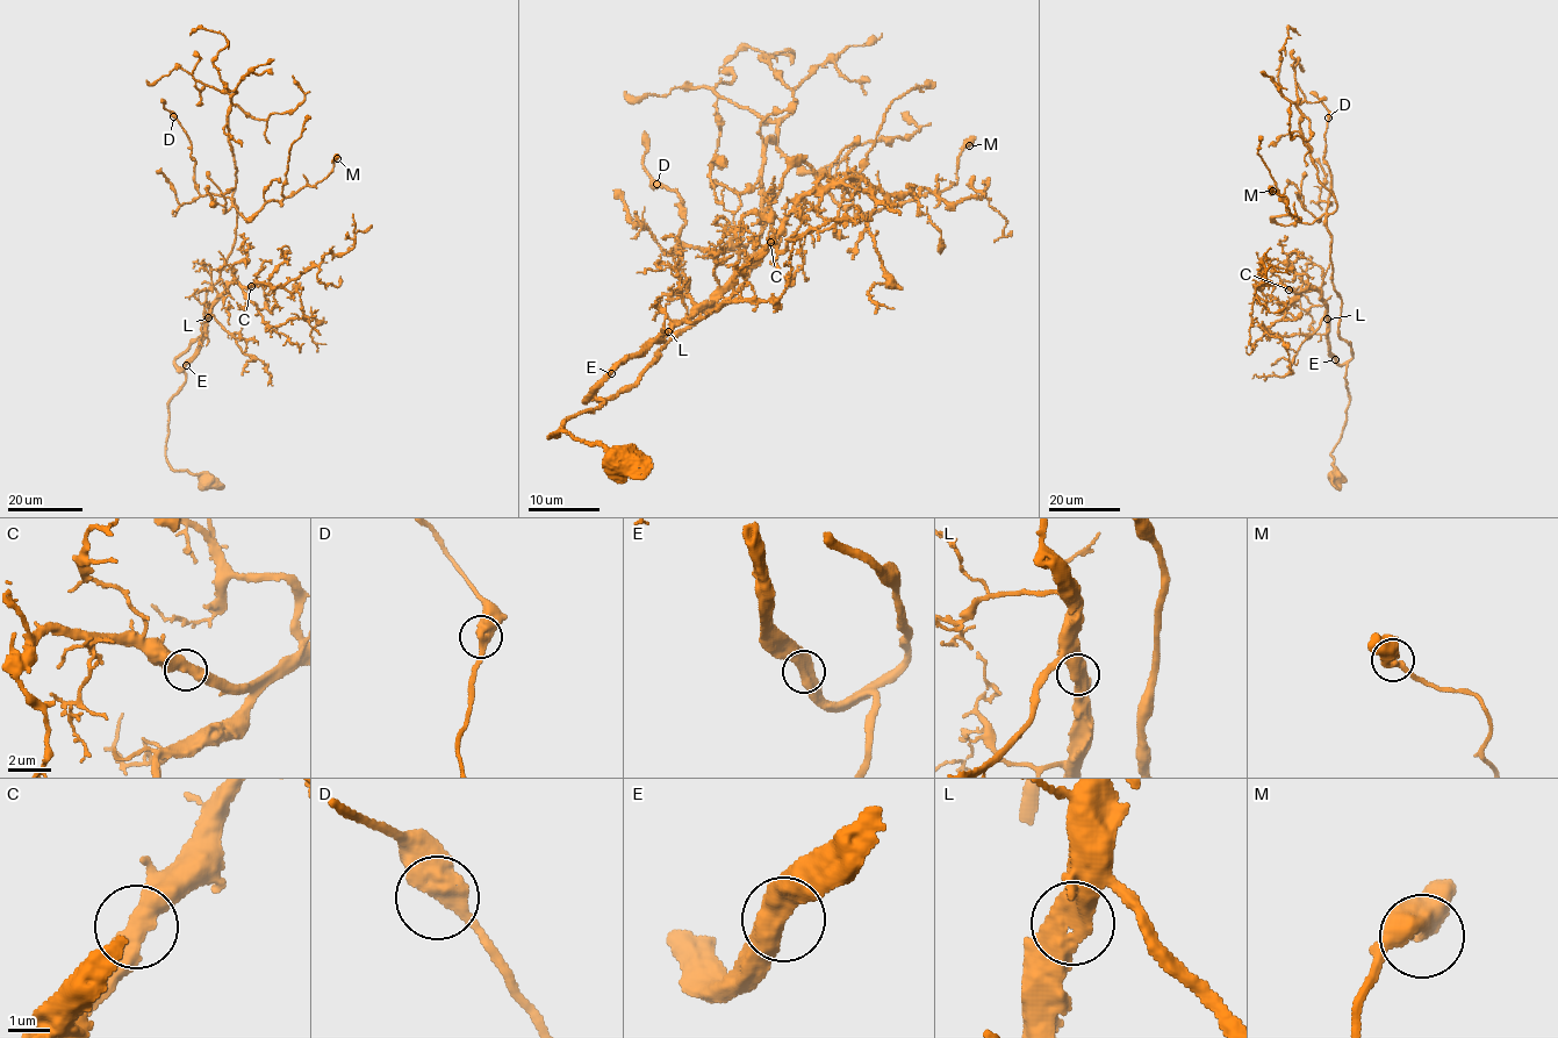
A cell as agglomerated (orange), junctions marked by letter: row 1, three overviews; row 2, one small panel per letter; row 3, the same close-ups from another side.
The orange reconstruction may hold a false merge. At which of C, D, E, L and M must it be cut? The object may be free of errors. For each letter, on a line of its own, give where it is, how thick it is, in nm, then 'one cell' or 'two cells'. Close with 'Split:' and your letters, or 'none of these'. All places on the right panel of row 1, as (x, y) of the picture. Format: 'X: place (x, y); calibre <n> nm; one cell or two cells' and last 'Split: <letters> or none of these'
C: place (1289, 290); calibre 500 nm; one cell
D: place (1328, 117); calibre 550 nm; one cell
E: place (1335, 359); calibre 500 nm; one cell
L: place (1327, 319); calibre 500 nm; one cell
M: place (1272, 191); calibre 480 nm; one cell
Split: none of these

